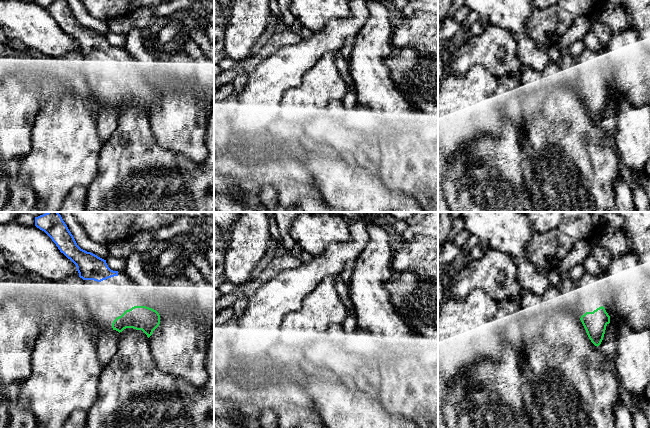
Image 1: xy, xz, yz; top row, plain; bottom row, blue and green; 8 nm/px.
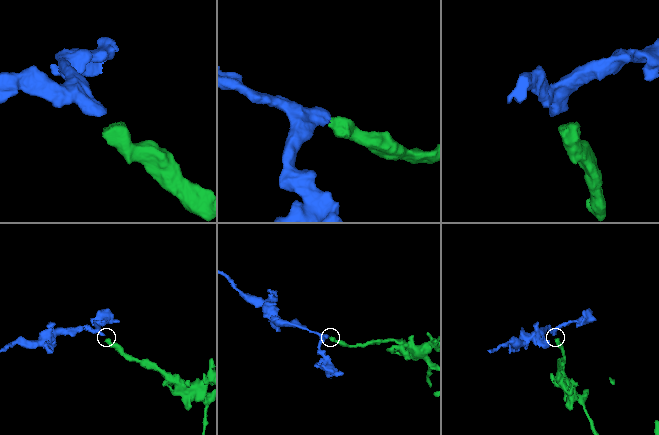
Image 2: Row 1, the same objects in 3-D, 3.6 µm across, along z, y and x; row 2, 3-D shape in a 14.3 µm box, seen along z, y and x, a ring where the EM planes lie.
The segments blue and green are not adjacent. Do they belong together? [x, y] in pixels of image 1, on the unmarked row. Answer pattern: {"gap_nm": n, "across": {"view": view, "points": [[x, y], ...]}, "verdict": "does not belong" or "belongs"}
{"gap_nm": 280, "across": {"view": "xy", "points": [[117, 51], [132, 83]]}, "verdict": "belongs"}

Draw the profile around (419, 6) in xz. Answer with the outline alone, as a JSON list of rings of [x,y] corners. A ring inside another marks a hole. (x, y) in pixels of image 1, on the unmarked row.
[[[416,0],[409,2],[404,8],[394,11],[401,18],[411,18],[417,13],[438,16],[438,0]]]

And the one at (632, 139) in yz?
[[[626,99],[617,103],[617,132],[613,136],[620,161],[637,174],[644,170],[650,160],[650,105],[636,107]]]

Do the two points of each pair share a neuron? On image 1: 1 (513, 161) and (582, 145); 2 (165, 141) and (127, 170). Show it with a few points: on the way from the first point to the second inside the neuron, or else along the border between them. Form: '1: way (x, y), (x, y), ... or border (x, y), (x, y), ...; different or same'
1: border (521, 158), (522, 180), (524, 182); different
2: border (149, 124), (156, 142), (161, 147), (181, 154); different

